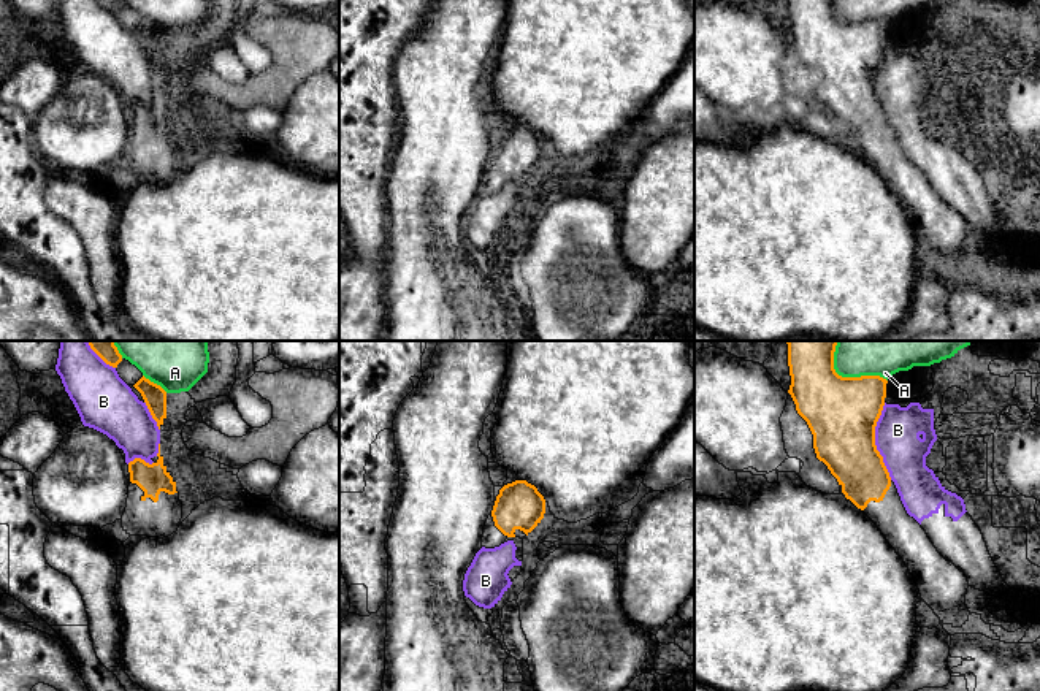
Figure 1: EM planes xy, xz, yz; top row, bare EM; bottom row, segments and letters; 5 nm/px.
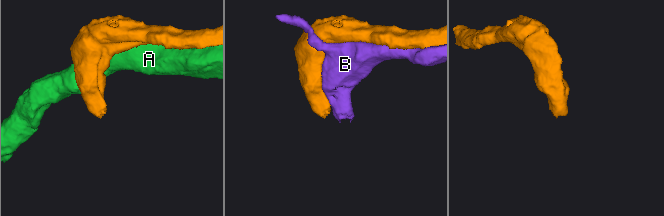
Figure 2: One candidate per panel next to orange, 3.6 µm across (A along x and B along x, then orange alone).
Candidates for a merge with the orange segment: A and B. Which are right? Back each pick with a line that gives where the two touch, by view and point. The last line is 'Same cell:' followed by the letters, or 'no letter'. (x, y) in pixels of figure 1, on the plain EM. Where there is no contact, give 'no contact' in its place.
Same cell: no letter

